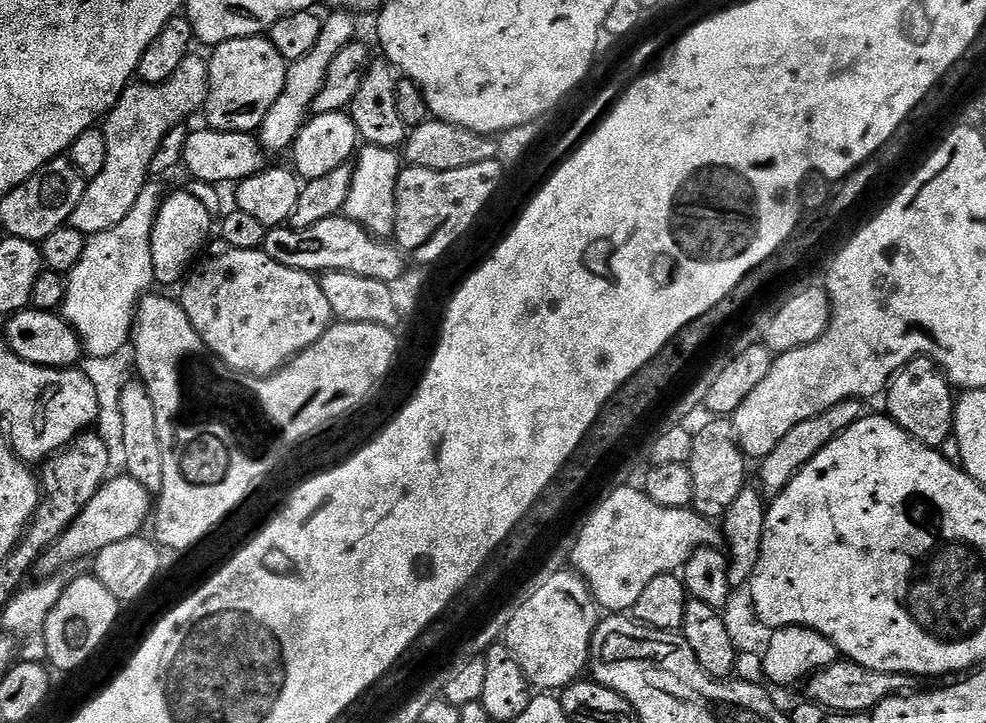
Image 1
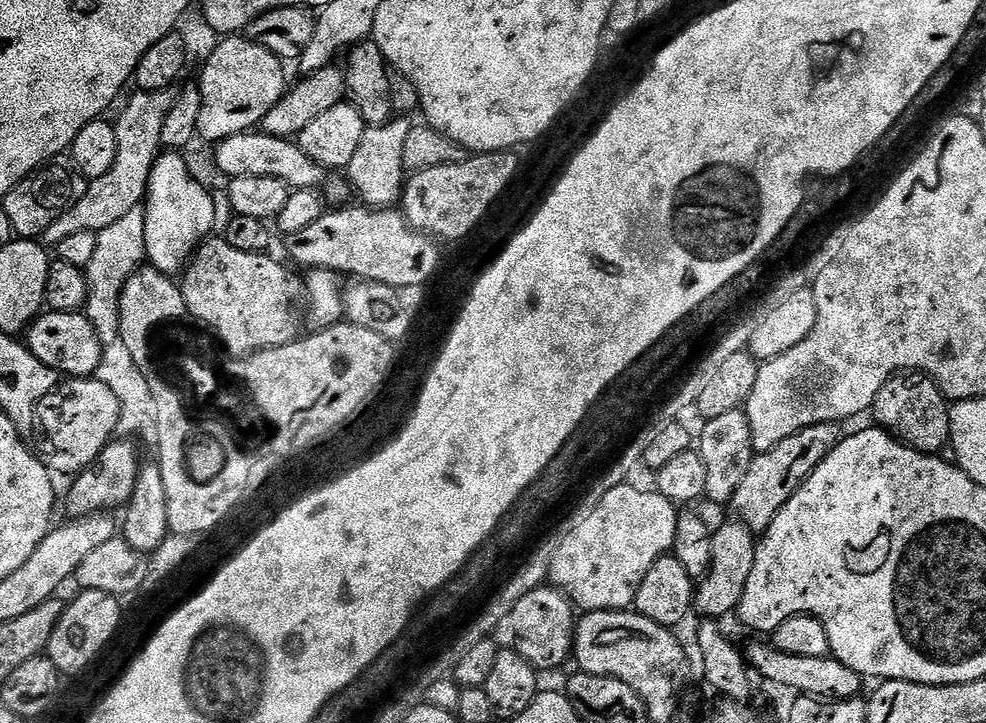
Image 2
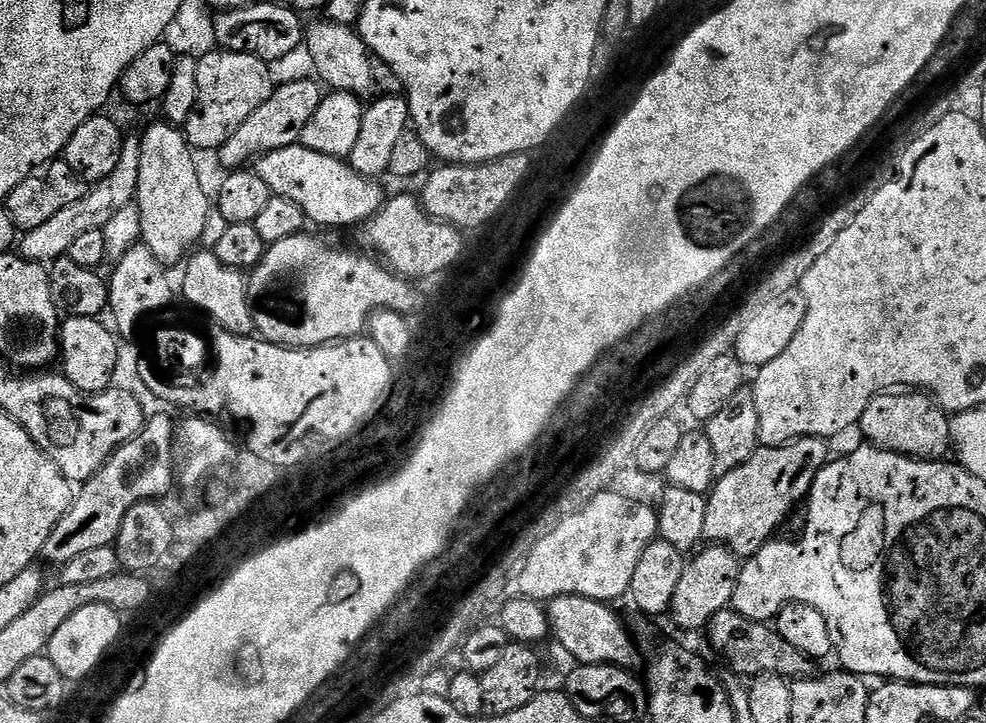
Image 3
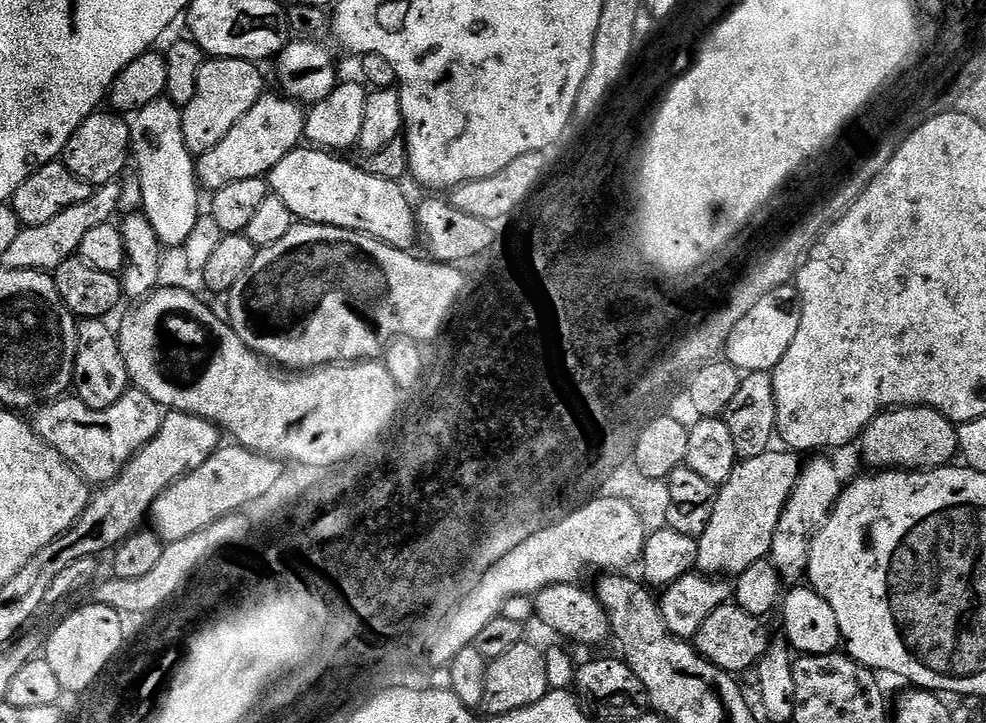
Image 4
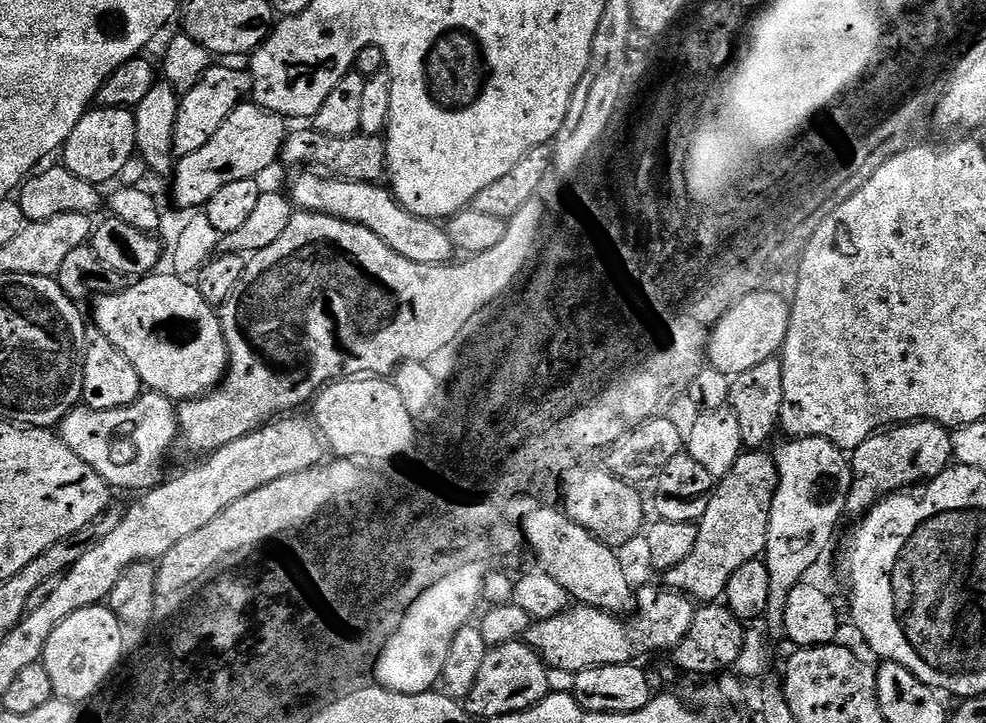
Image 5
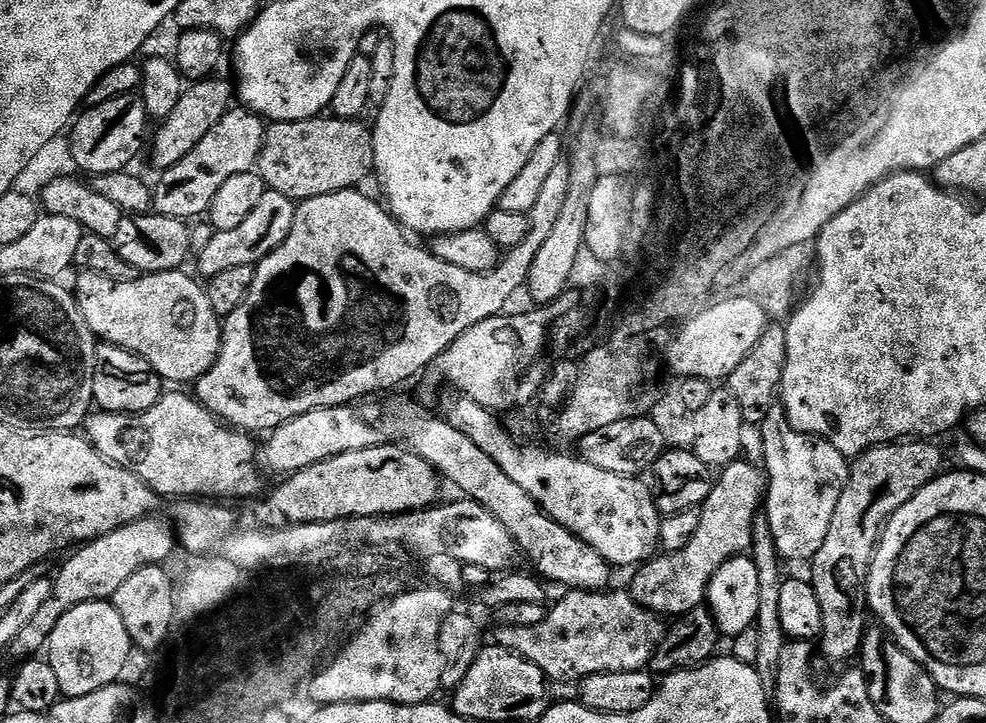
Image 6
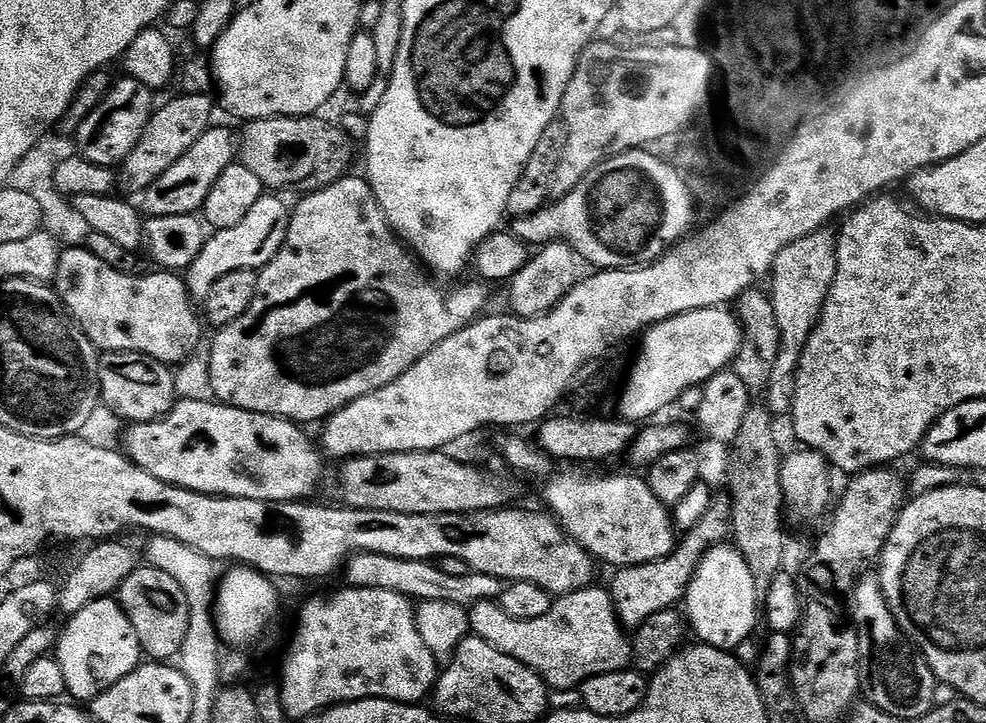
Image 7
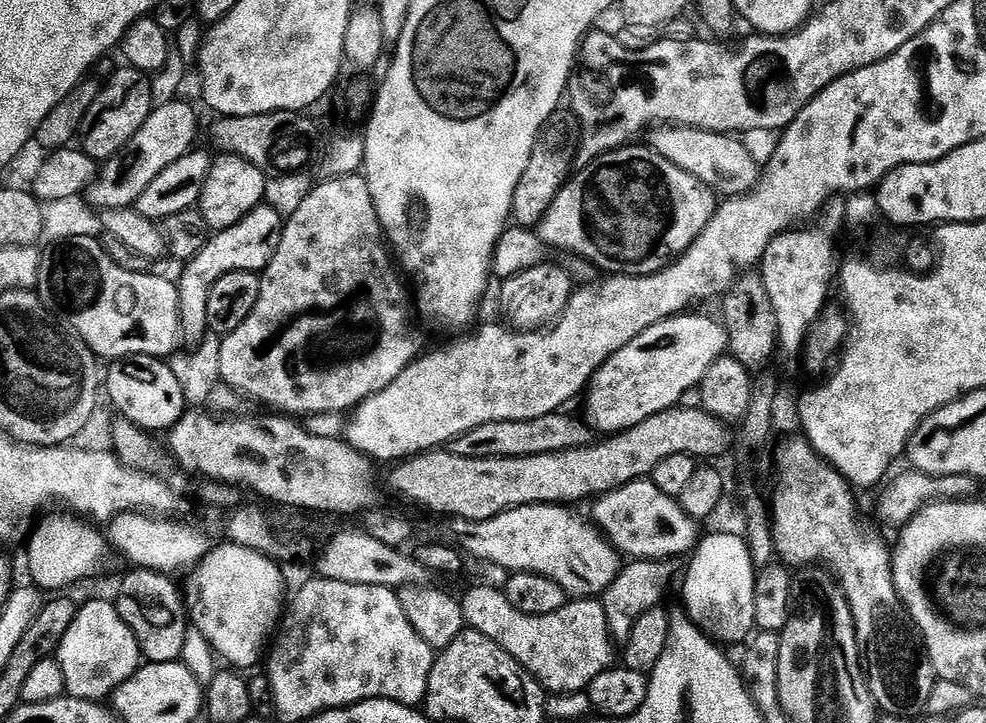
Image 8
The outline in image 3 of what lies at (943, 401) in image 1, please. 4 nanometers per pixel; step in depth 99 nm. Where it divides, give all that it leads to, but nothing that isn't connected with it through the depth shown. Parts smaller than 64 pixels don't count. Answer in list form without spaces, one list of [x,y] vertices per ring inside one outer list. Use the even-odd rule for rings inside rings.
[[[893,390],[875,396],[866,406],[858,425],[858,432],[865,436],[873,448],[894,454],[911,456],[917,460],[943,461],[952,448],[950,416],[931,395],[920,390]]]

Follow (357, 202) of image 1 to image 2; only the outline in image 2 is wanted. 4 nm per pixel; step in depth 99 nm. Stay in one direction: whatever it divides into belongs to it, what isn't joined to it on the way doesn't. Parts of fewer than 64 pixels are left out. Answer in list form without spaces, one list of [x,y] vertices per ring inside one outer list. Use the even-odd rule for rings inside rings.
[[[399,118],[388,120],[385,124],[365,127],[362,142],[358,142],[358,150],[354,153],[354,158],[350,158],[346,169],[353,190],[360,195],[361,205],[379,210],[392,208],[399,201],[406,179],[404,166],[406,138],[410,138],[410,130],[413,127],[413,121],[399,120]]]

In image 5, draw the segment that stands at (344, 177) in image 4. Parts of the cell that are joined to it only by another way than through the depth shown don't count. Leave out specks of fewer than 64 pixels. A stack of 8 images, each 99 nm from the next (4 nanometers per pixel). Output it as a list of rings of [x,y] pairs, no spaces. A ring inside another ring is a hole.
[[[304,170],[292,184],[290,199],[297,209],[305,212],[324,212],[340,220],[349,220],[366,226],[386,246],[393,248],[402,258],[423,264],[447,264],[457,255],[458,249],[452,243],[447,227],[443,223],[427,220],[406,210],[387,187],[379,183],[363,184],[357,180],[329,178],[316,170]],[[325,176],[325,177],[324,177]],[[332,179],[332,180],[327,180]],[[384,187],[384,188],[380,188]]]

